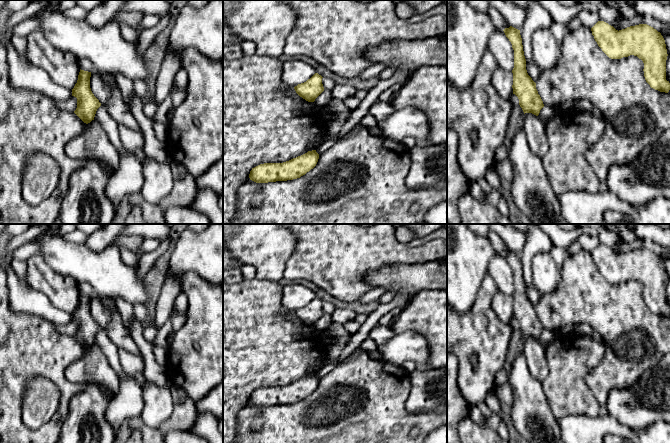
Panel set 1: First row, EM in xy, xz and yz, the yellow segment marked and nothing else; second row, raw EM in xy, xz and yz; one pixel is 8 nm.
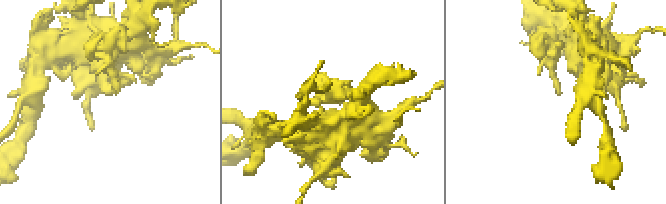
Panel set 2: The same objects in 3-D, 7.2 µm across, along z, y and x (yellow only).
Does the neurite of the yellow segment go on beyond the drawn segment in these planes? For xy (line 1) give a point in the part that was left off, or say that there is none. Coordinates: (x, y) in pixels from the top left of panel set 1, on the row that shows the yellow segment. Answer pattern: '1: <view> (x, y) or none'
1: none

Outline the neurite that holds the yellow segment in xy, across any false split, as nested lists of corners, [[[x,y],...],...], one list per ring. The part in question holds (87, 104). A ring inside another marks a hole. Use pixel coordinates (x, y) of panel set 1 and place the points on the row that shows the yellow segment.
[[[80,69],[77,83],[72,89],[72,96],[77,98],[74,113],[86,124],[94,120],[97,109],[101,106],[90,88],[91,72]]]

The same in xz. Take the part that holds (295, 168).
[[[312,150],[283,163],[260,164],[252,168],[249,178],[256,183],[297,179],[313,169],[318,159],[319,154]]]

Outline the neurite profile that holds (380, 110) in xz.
[[[375,101],[369,109],[369,113],[376,119],[378,127],[381,123],[395,111],[391,102]]]

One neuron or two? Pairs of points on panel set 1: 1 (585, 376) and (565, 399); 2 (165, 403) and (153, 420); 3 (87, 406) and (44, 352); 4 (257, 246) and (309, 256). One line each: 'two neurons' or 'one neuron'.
1: one neuron
2: one neuron
3: two neurons
4: two neurons

